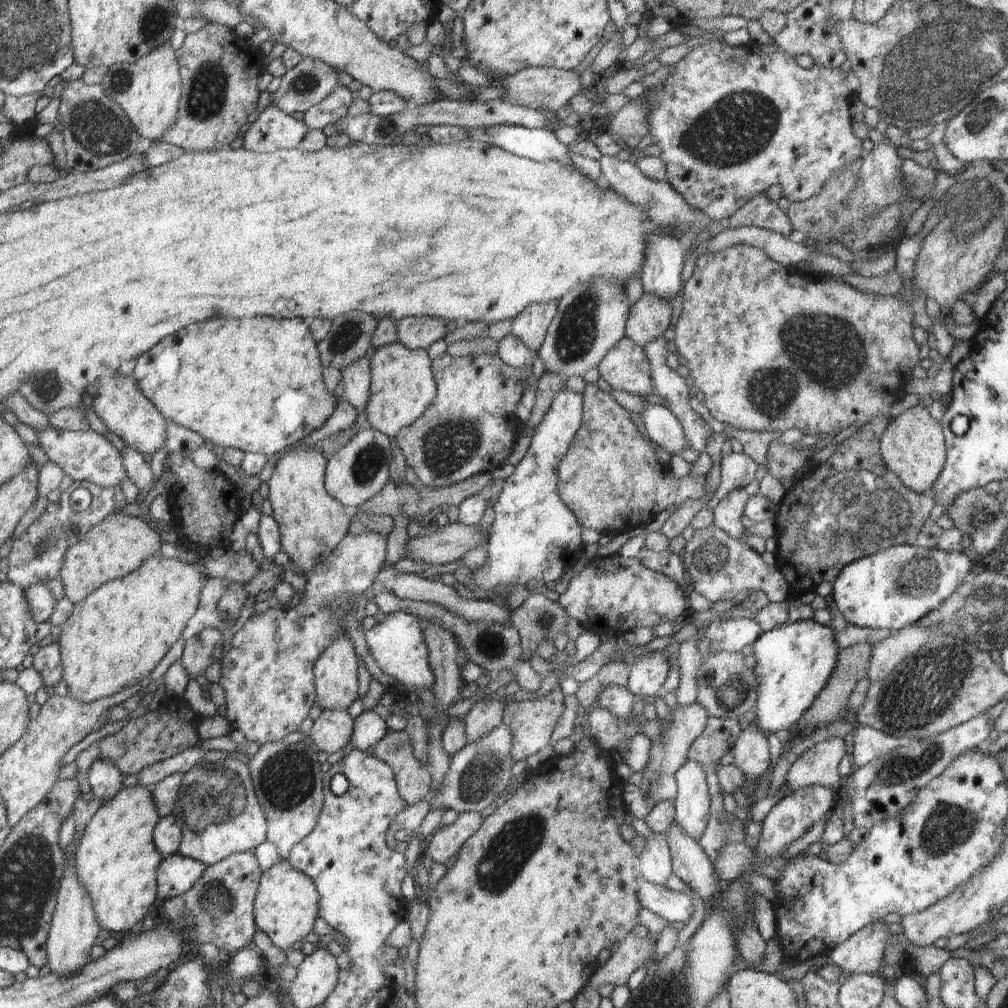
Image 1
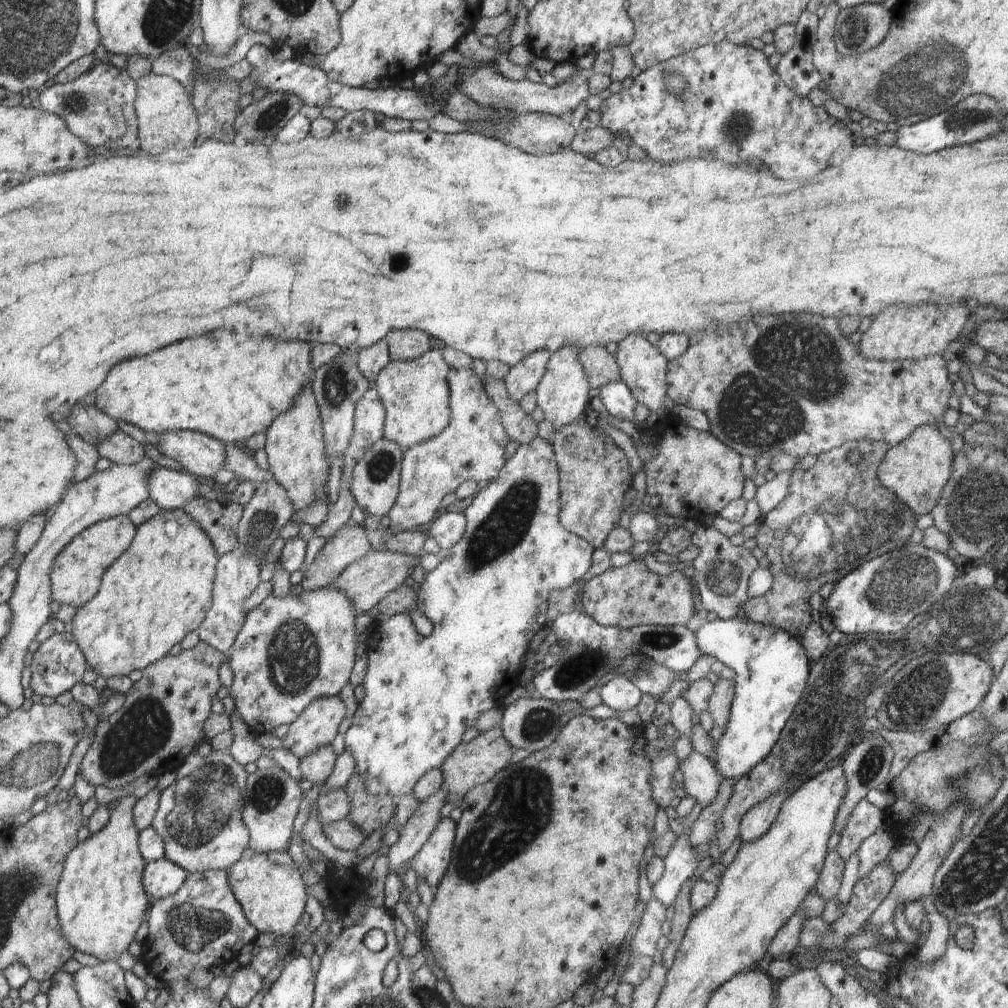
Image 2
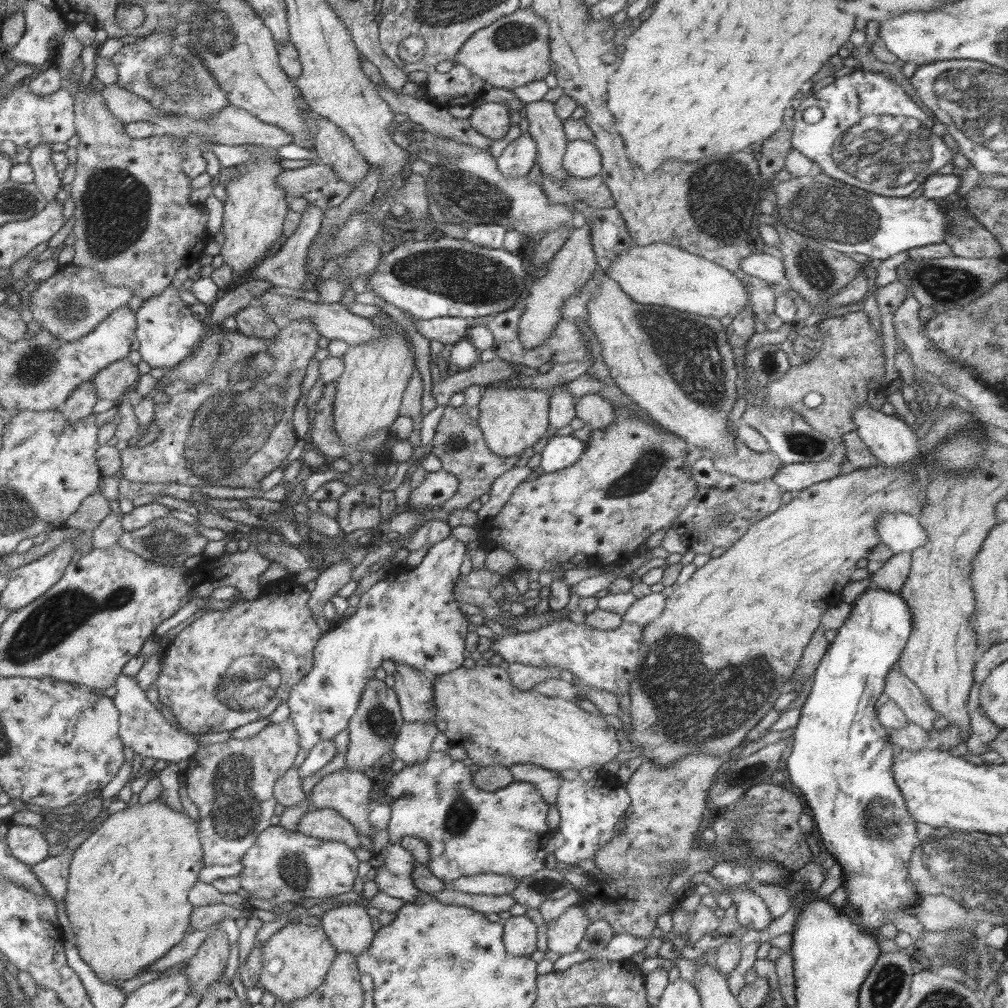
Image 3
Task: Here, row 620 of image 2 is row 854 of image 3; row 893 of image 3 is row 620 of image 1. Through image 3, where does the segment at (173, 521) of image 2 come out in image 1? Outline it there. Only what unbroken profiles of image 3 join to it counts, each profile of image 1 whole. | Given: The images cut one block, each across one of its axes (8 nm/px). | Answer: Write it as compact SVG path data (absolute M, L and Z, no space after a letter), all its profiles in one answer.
M154 554L134 572L106 582L73 605L72 614L59 626L57 640L68 695L92 704L148 677L198 610L200 594L208 579L202 570L202 560L188 564Z

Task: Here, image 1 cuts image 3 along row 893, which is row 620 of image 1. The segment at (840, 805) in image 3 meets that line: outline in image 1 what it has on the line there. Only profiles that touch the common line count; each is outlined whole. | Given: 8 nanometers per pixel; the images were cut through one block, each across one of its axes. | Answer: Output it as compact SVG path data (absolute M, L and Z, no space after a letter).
M898 544L844 566L835 577L832 598L848 624L896 632L938 610L964 583L971 566L962 552Z

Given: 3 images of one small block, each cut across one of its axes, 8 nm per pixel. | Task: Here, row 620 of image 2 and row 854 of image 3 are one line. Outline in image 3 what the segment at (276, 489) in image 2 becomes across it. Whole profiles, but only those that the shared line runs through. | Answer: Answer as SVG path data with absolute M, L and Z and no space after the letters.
M290 717L284 722L270 723L260 730L253 738L234 740L212 744L206 748L198 748L197 752L188 759L188 768L183 772L186 781L188 798L197 806L199 811L199 839L203 848L203 861L206 865L220 864L228 866L245 855L245 852L271 826L274 816L274 806L277 800L273 788L278 778L294 764L299 751L300 735L294 730Z

